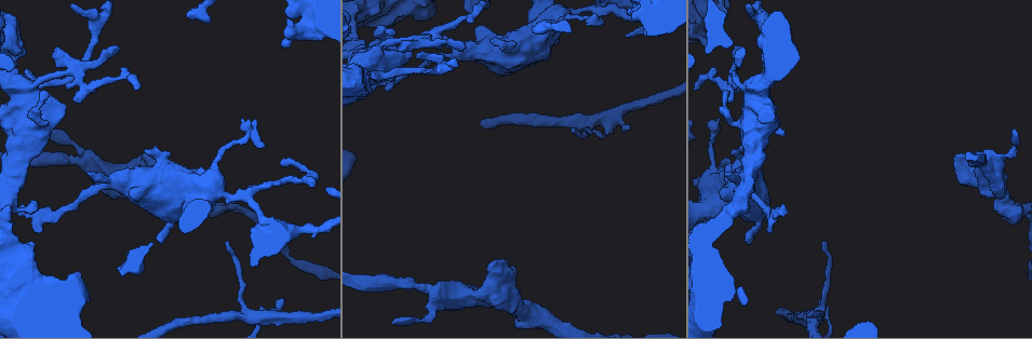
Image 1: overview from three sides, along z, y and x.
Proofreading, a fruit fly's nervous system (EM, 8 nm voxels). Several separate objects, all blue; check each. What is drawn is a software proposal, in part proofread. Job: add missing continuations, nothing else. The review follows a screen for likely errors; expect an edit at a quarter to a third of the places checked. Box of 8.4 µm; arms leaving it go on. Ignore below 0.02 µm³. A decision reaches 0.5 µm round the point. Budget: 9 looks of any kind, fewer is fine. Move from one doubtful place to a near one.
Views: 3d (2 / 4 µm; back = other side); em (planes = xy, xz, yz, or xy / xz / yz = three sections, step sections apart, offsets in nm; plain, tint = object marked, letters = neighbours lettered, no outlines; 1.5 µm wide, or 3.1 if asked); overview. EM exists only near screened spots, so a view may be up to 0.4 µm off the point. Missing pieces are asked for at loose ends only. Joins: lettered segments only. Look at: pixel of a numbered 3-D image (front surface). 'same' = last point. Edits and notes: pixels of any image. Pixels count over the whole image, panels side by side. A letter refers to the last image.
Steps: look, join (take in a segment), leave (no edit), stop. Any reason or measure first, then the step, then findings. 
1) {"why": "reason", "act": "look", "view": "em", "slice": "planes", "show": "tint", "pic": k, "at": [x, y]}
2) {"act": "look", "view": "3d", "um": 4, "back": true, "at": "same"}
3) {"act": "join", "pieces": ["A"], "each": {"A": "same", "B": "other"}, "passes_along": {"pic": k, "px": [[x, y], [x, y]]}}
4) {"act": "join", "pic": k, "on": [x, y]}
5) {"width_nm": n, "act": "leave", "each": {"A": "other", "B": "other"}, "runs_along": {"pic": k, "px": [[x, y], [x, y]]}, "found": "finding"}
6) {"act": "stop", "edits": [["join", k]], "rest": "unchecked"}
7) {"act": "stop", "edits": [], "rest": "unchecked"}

{"why": "thick end", "act": "look", "view": "3d", "um": 4, "pic": 1, "at": [423, 15]}

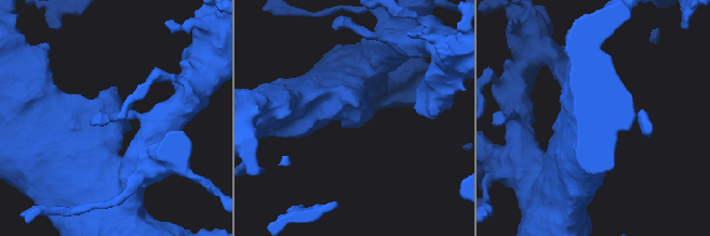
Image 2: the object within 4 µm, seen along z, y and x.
{"why": "shape alone is not enough", "act": "look", "view": "em", "slice": "planes", "show": "letters", "pic": 2, "at": [359, 122]}

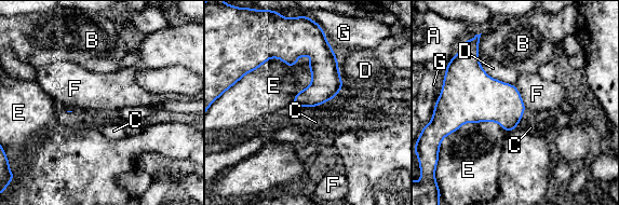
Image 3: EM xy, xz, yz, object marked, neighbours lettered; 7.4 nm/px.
{"longest_contact_nm": ["E", 550], "act": "leave", "each": {"A": "other", "B": "other", "C": "other", "D": "other", "E": "other", "F": "other", "G": "other"}, "border": {"pic": 3, "px": [[515, 85], [526, 107]]}, "found": "none of them fits"}

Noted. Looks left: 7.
{"why": "free end", "act": "look", "view": "em", "slice": "yz", "step": 8, "show": "tint", "pic": 1, "at": [737, 49]}

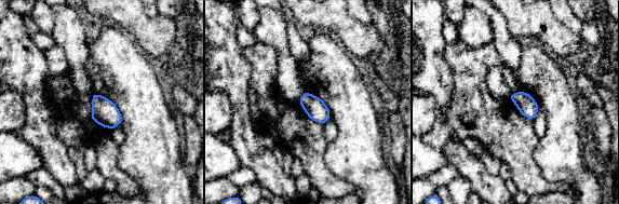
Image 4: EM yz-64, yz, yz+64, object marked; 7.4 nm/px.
{"act": "look", "view": "em", "slice": "yz", "step": 8, "show": "letters", "at": "same"}

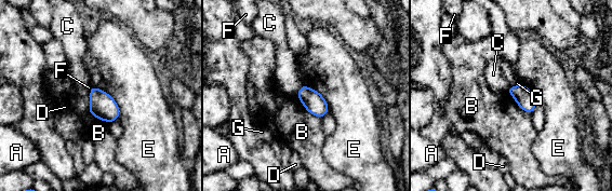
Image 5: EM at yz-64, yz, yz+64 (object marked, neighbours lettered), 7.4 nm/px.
{"width_nm": 140, "act": "leave", "each": {"A": "other", "B": "other", "C": "other", "D": "other", "E": "other", "F": "other", "G": "other"}, "border": {"pic": 5, "px": [[92, 85], [116, 101], [119, 118]]}, "found": "no lettered segment goes on from it"}

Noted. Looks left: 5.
{"act": "look", "view": "em", "slice": "planes", "show": "letters", "pic": 1, "at": [373, 72]}

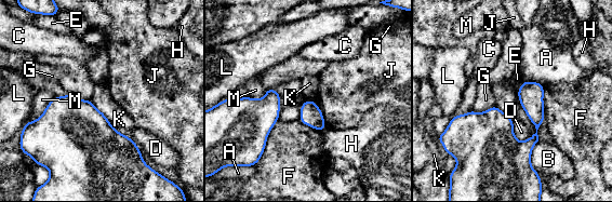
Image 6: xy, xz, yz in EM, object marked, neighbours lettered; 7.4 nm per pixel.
{"act": "leave", "each": {"A": "other", "B": "other", "C": "other", "D": "other", "E": "other", "F": "other", "G": "other", "H": "other", "J": "other", "K": "other", "L": "other", "M": "other"}, "border": {"pic": 6, "px": [[90, 100], [119, 132]]}, "found": "none of them fits"}

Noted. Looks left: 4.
{"why": "free end", "act": "look", "view": "em", "slice": "planes", "show": "letters", "pic": 1, "at": [719, 119]}

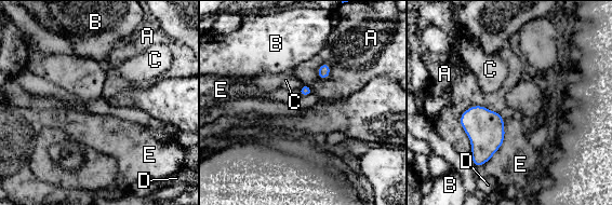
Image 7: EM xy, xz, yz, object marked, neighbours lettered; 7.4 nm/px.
{"act": "leave", "each": {"A": "other", "B": "other", "C": "other", "D": "other", "E": "other"}, "border": {"pic": 7, "px": [[499, 111], [462, 113], [469, 154]]}, "found": "none of them fits"}

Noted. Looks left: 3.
{"act": "stop", "edits": [], "rest": "unchecked"}

